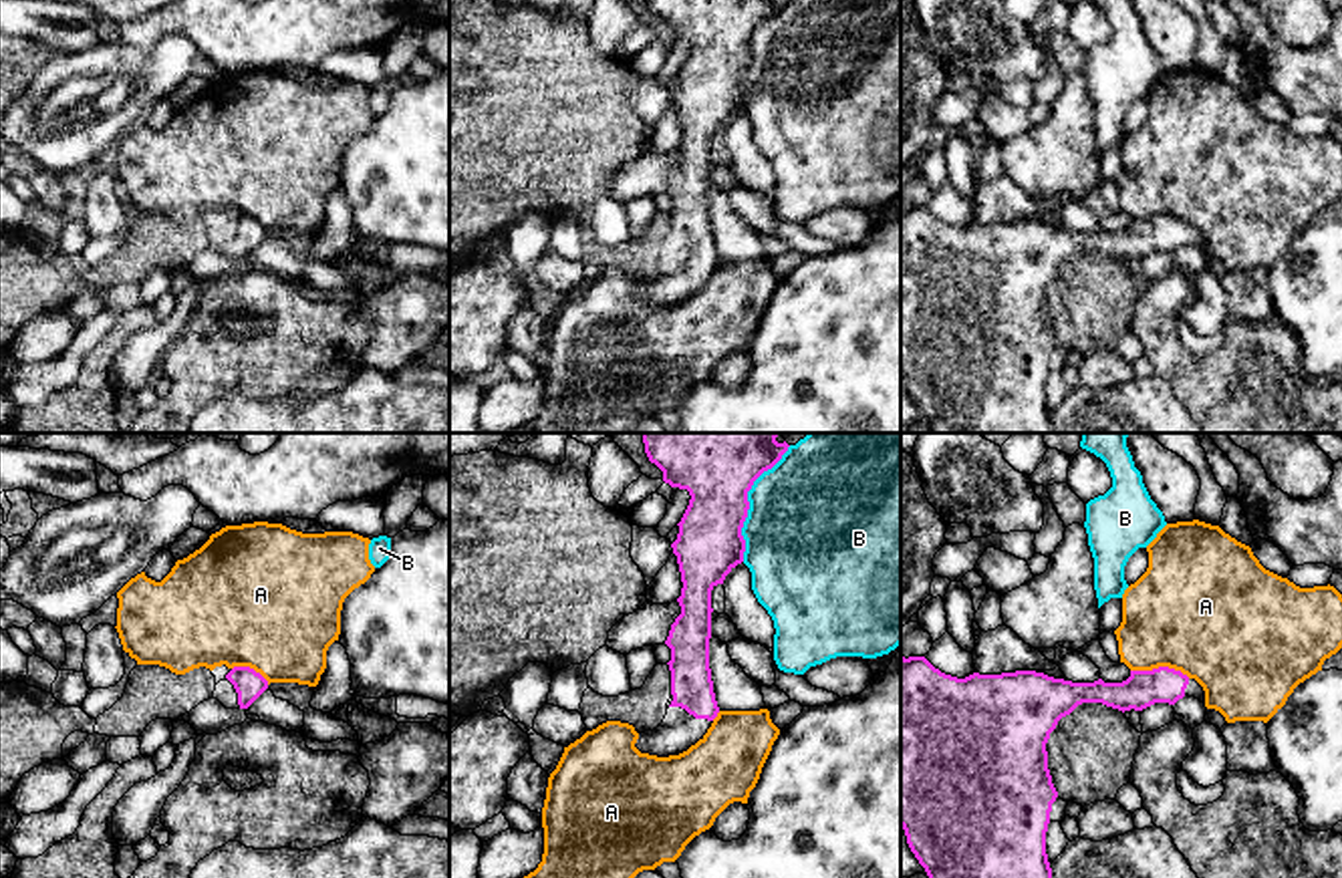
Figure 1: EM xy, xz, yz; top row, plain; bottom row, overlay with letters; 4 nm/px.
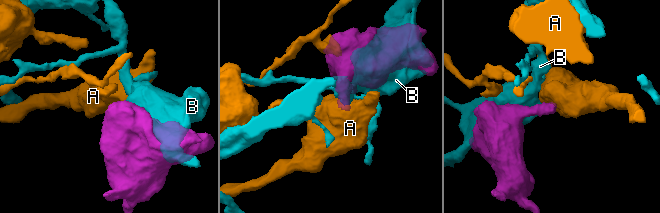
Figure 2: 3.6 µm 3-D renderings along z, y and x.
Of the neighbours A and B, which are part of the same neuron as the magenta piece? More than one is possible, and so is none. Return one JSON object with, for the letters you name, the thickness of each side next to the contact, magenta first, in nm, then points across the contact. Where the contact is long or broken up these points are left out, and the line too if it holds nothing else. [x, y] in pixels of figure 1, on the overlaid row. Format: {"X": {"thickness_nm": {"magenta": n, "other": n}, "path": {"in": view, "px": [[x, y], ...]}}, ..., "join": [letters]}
{"join": []}

